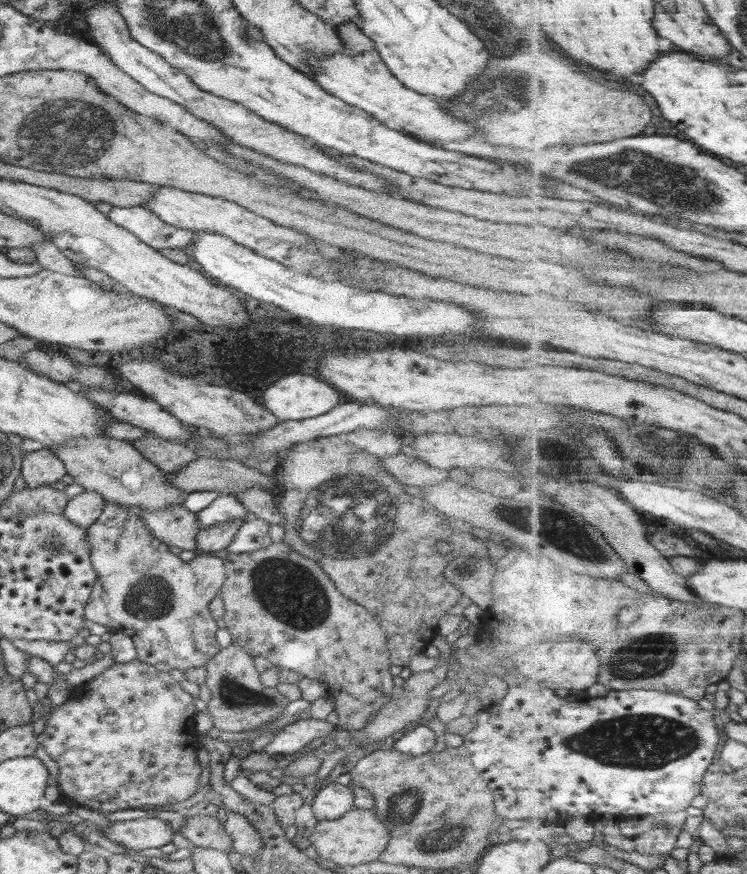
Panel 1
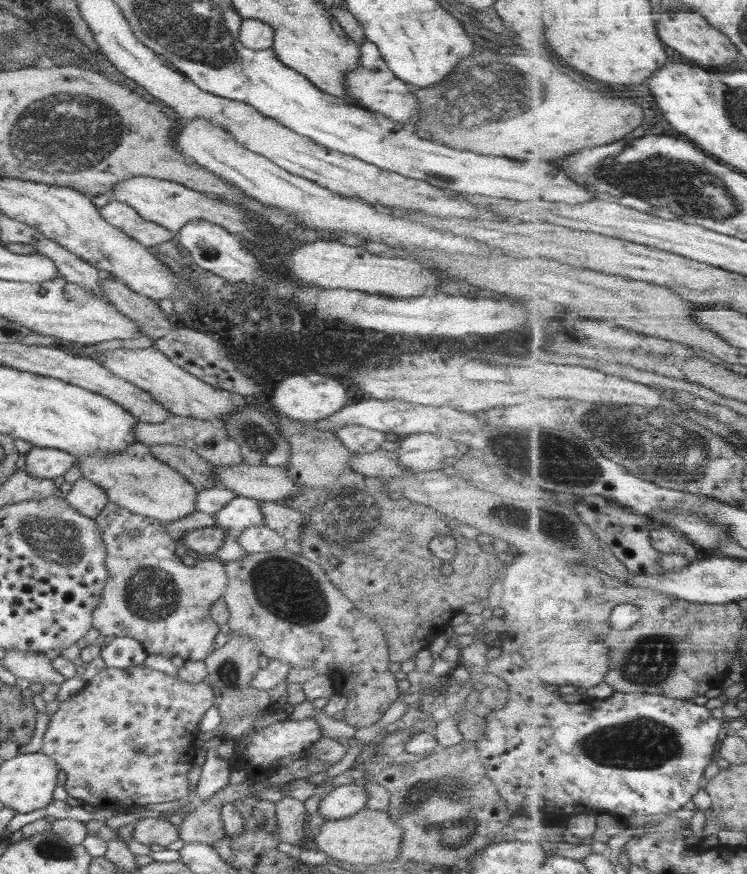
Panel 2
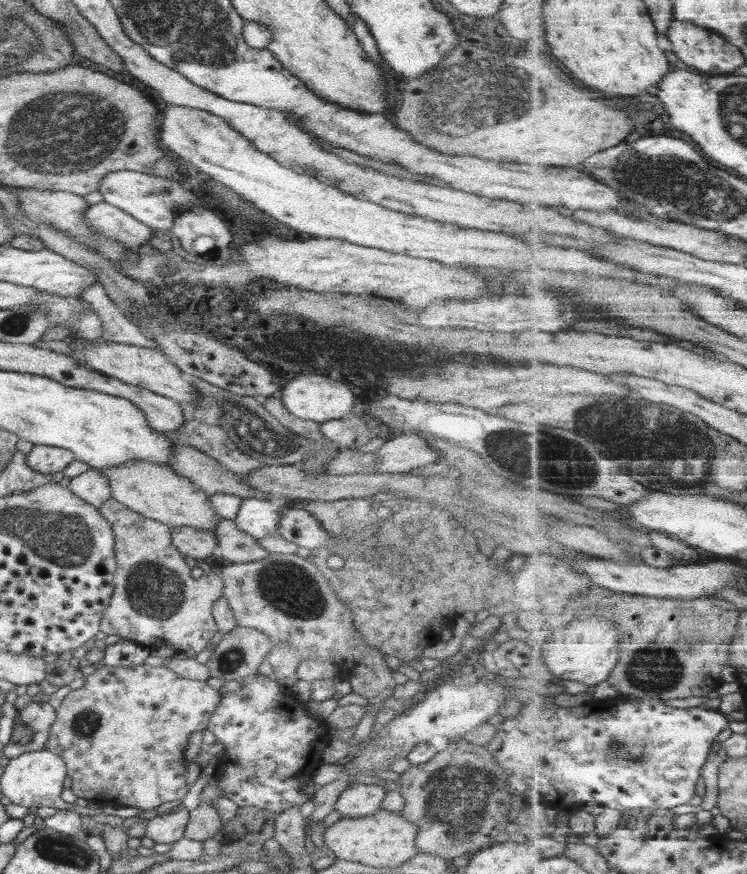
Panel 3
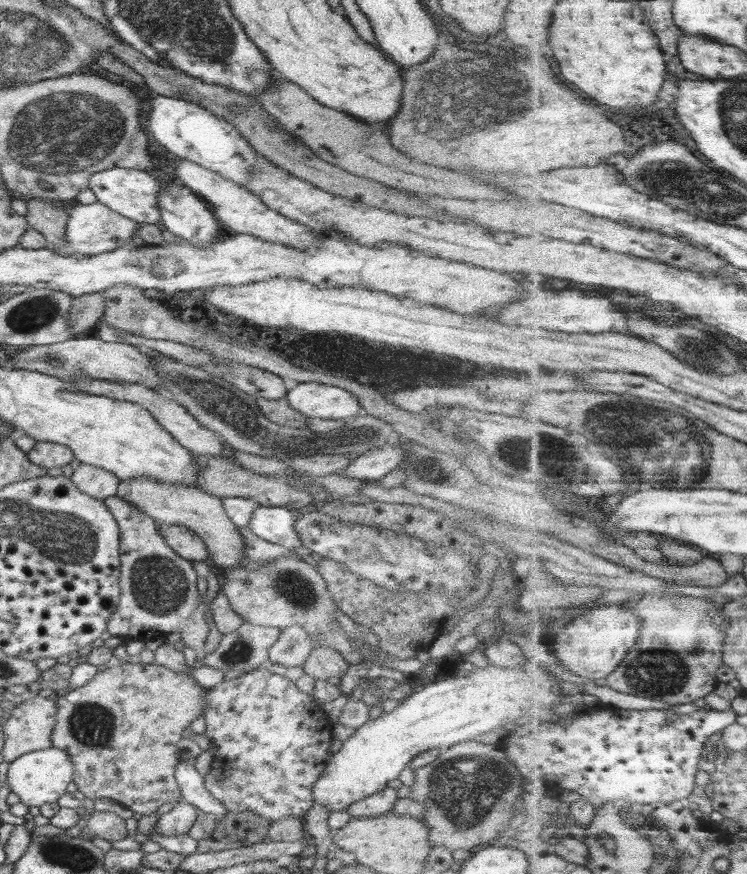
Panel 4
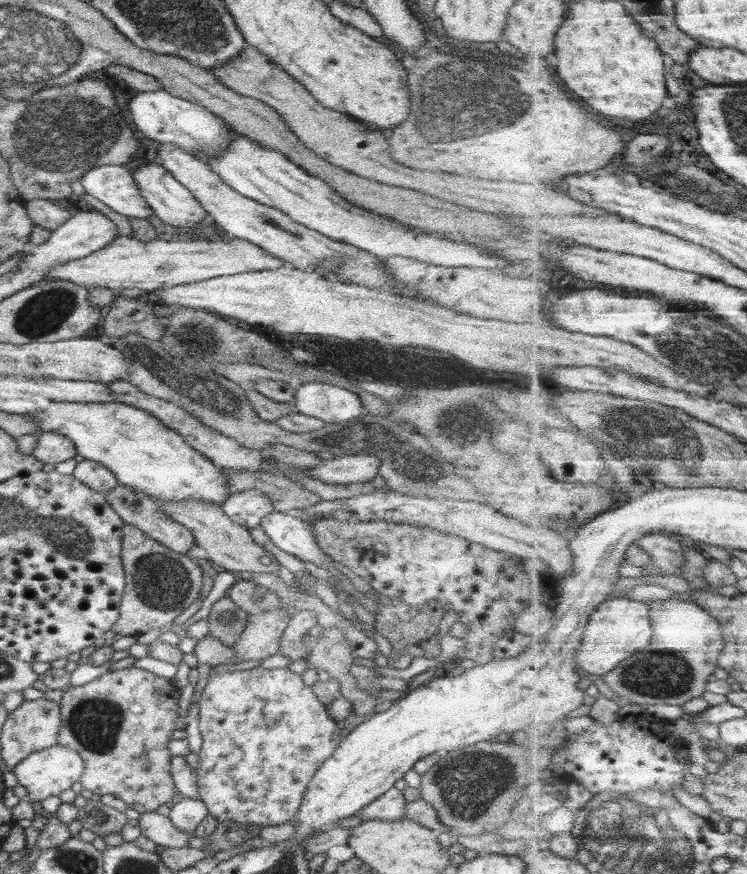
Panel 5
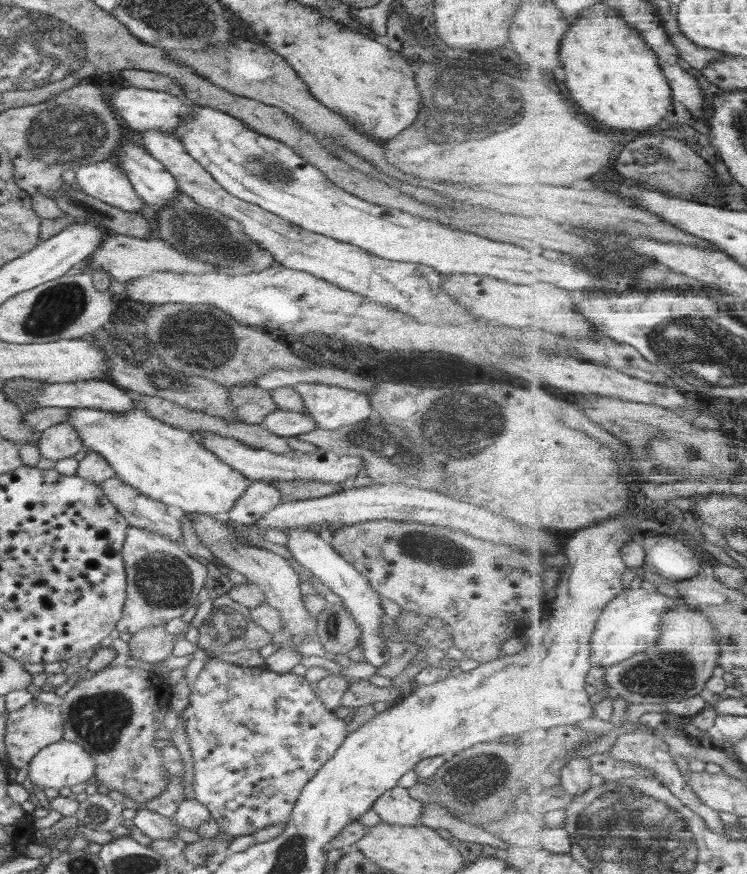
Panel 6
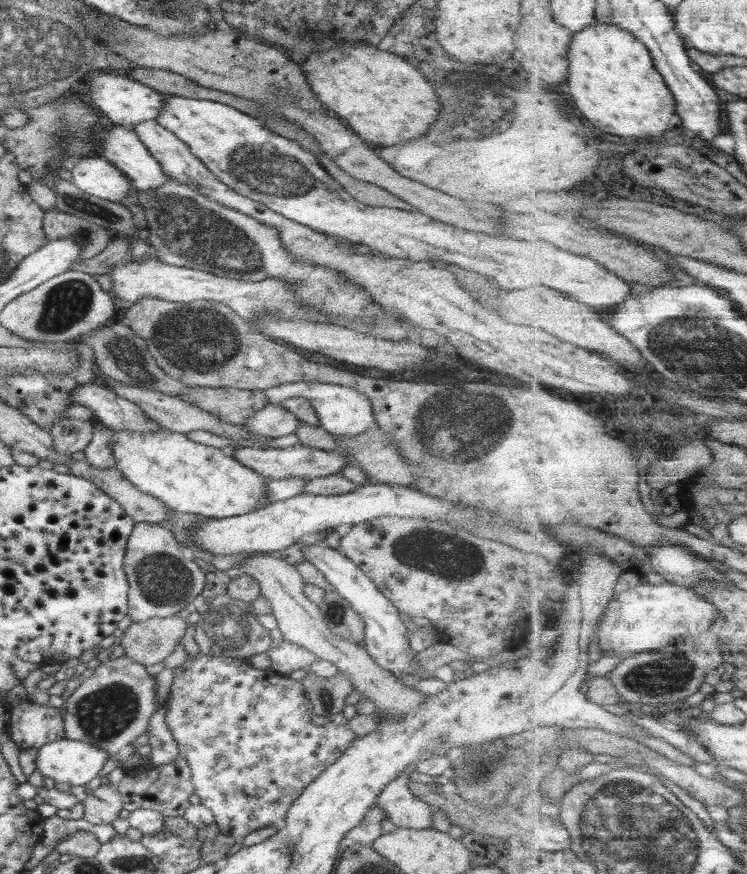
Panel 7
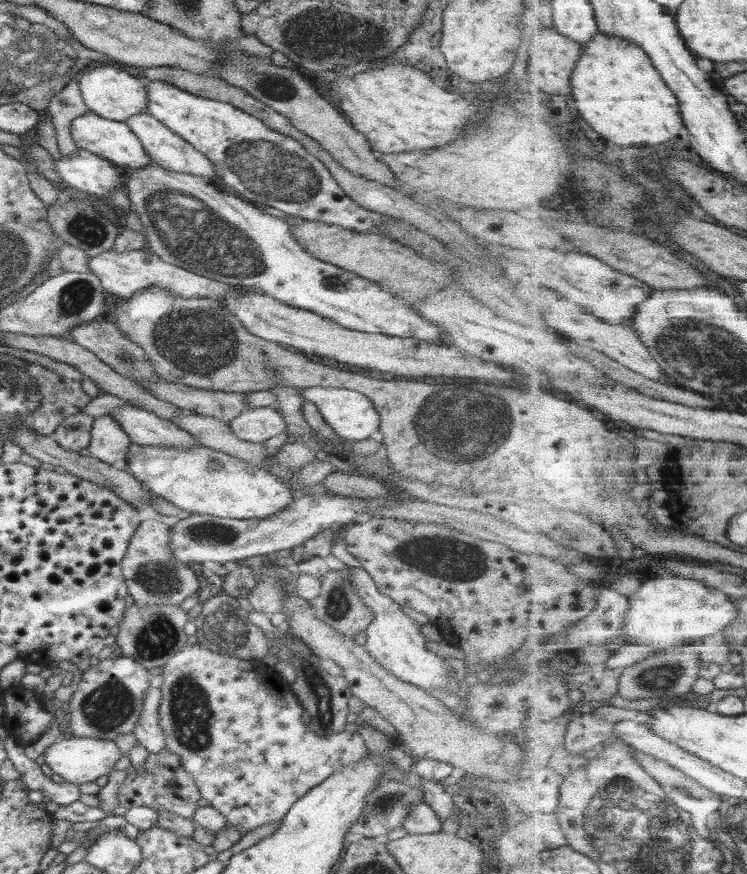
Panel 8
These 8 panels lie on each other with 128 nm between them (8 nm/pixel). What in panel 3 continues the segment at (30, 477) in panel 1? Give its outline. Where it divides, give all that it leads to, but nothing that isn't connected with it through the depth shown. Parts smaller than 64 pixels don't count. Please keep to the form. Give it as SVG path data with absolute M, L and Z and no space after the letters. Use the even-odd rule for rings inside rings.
M34 445L26 457L27 465L42 474L56 474L75 460L75 454L66 448Z

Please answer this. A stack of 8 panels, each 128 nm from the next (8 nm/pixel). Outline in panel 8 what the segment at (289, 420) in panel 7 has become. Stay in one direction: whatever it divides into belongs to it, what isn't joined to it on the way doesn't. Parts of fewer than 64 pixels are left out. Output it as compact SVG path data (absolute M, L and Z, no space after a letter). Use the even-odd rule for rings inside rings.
M272 407L248 408L227 425L238 438L254 443L264 443L287 431L280 412Z

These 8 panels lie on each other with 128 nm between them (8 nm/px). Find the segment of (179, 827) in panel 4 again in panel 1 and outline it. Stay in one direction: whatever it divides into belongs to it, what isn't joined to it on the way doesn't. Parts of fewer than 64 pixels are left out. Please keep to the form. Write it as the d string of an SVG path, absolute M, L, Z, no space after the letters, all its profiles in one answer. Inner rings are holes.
M153 817L126 822L112 821L103 830L108 840L136 851L161 848L164 844L170 844L176 834L167 823Z

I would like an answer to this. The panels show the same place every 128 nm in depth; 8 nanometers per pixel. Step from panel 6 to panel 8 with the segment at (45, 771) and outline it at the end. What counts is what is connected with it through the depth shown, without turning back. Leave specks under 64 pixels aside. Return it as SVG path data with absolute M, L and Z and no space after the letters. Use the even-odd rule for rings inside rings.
M71 737L59 739L46 748L44 762L52 772L57 773L64 781L76 785L82 785L88 782L95 782L102 776L109 776L113 768L122 757L123 753L118 745L112 740L102 738L82 738Z

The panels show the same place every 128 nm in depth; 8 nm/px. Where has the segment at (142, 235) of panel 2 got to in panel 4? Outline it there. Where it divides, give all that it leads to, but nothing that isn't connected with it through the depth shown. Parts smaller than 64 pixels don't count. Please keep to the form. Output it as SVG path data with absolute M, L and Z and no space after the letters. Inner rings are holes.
M96 201L92 204L78 203L69 209L66 223L65 239L67 244L54 248L59 255L94 256L102 252L110 252L124 246L138 234L139 223L114 212L111 208Z

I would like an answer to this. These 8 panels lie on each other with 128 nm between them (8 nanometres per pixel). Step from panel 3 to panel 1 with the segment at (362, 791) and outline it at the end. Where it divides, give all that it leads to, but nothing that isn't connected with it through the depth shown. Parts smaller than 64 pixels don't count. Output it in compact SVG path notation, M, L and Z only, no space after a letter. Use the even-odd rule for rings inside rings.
M332 783L320 791L312 800L311 808L316 819L337 820L355 808L353 790L342 784Z

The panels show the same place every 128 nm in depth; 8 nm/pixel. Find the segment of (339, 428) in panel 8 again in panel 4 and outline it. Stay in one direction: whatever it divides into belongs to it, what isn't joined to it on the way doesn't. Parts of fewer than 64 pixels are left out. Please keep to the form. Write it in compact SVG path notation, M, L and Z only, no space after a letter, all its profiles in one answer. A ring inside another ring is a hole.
M300 382L287 390L285 398L306 418L350 420L363 413L356 396L338 386L318 382Z

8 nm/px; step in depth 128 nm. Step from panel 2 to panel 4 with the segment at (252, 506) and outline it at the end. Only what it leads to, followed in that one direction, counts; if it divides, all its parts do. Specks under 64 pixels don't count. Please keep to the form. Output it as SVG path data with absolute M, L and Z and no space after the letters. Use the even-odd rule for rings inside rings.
M260 505L251 513L249 527L256 536L290 550L303 545L295 531L296 512Z

